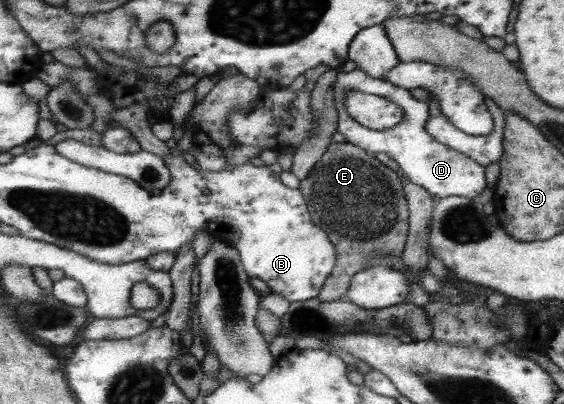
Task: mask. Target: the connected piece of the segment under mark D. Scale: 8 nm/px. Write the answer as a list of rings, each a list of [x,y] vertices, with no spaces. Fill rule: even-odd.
[[[362,70],[341,71],[336,86],[336,104],[339,111],[338,132],[345,136],[345,143],[351,143],[367,153],[373,155],[385,153],[399,166],[402,177],[407,178],[413,184],[426,188],[432,195],[440,196],[464,196],[469,199],[477,198],[487,188],[485,167],[476,164],[471,158],[453,151],[438,140],[433,139],[425,130],[429,116],[429,106],[423,101],[416,100],[409,90],[400,88],[389,80],[371,77]],[[359,90],[369,94],[376,94],[387,98],[403,111],[404,118],[393,128],[382,132],[371,131],[369,128],[358,124],[349,117],[345,111],[344,99],[347,92]]]

